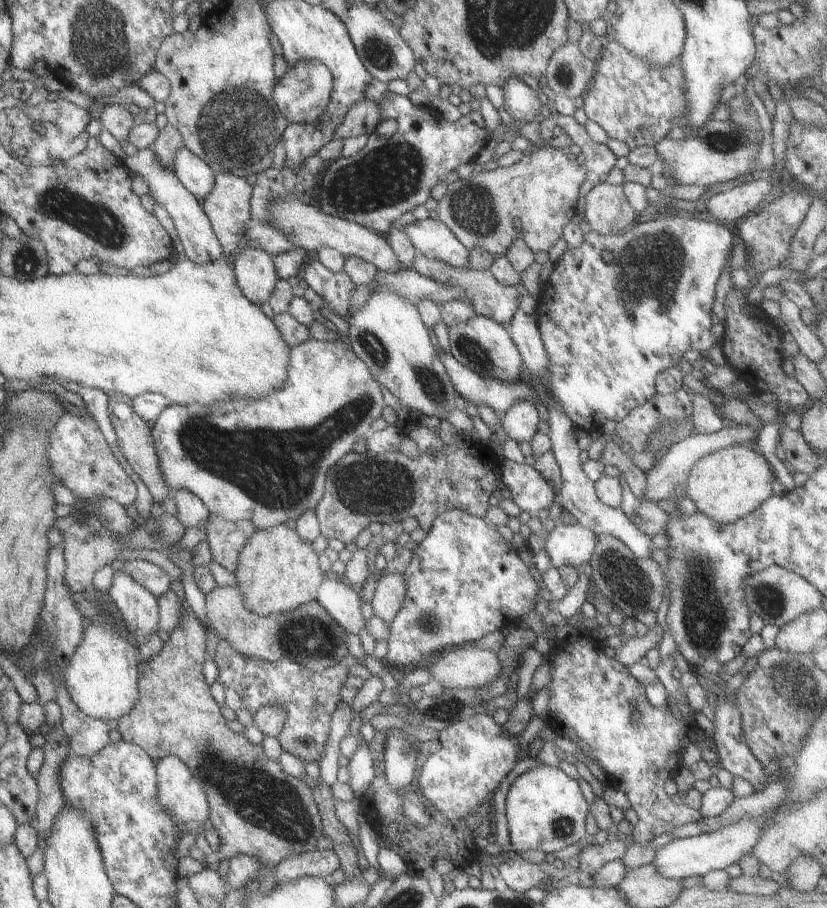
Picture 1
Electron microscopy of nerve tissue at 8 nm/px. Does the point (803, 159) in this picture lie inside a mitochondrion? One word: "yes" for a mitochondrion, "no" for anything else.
no

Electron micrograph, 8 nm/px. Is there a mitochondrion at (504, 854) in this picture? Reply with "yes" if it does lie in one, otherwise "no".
no

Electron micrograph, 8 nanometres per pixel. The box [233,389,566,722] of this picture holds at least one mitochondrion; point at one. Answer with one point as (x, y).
(364, 484)

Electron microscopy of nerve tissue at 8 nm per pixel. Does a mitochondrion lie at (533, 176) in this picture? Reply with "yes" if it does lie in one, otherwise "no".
no

